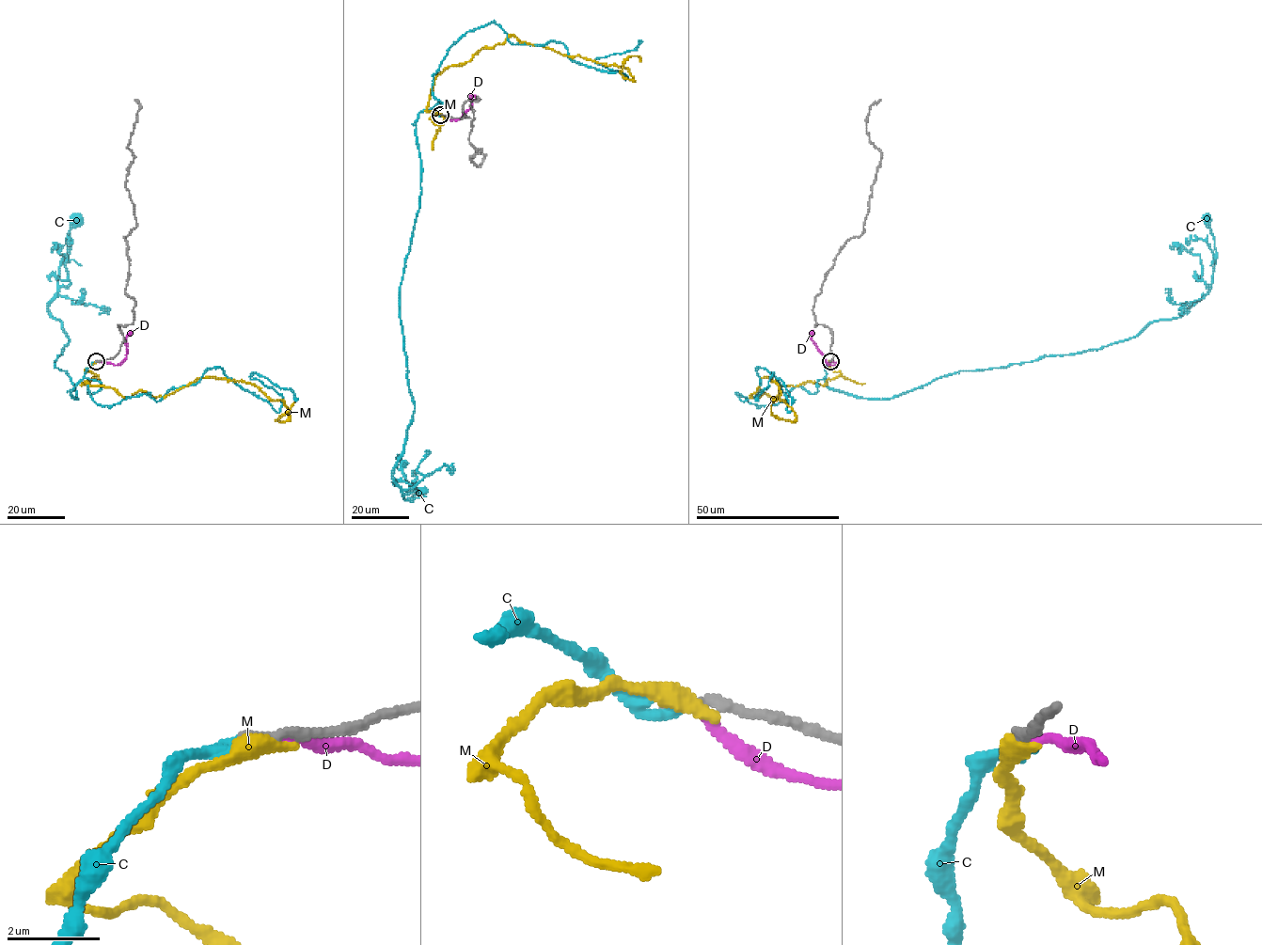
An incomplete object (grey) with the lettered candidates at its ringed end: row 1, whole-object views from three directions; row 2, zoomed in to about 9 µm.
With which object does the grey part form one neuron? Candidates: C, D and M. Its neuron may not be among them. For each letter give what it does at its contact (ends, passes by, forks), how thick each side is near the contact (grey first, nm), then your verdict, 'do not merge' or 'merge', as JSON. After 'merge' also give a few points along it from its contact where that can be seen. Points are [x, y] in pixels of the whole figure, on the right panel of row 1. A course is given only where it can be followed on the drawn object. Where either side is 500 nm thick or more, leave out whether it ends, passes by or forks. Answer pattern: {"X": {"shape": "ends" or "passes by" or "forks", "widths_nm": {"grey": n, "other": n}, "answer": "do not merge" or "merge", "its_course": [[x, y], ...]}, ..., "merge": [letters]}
{"C": {"shape": "ends", "widths_nm": {"grey": 180, "other": 300}, "answer": "do not merge"}, "D": {"shape": "ends", "widths_nm": {"grey": 260, "other": 240}, "answer": "do not merge"}, "M": {"shape": "ends", "widths_nm": {"grey": 240, "other": 480}, "answer": "do not merge"}, "merge": []}

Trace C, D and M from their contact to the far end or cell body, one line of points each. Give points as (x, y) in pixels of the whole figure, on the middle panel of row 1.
C: (441, 116), (424, 109), (417, 116), (419, 206), (399, 300), (414, 410), (393, 481), (405, 499), (421, 492)
D: (444, 116), (449, 119), (460, 118), (470, 108), (470, 96), (478, 97)
M: (442, 115), (438, 125), (427, 108), (434, 78), (512, 35), (628, 79), (623, 63), (641, 62)

